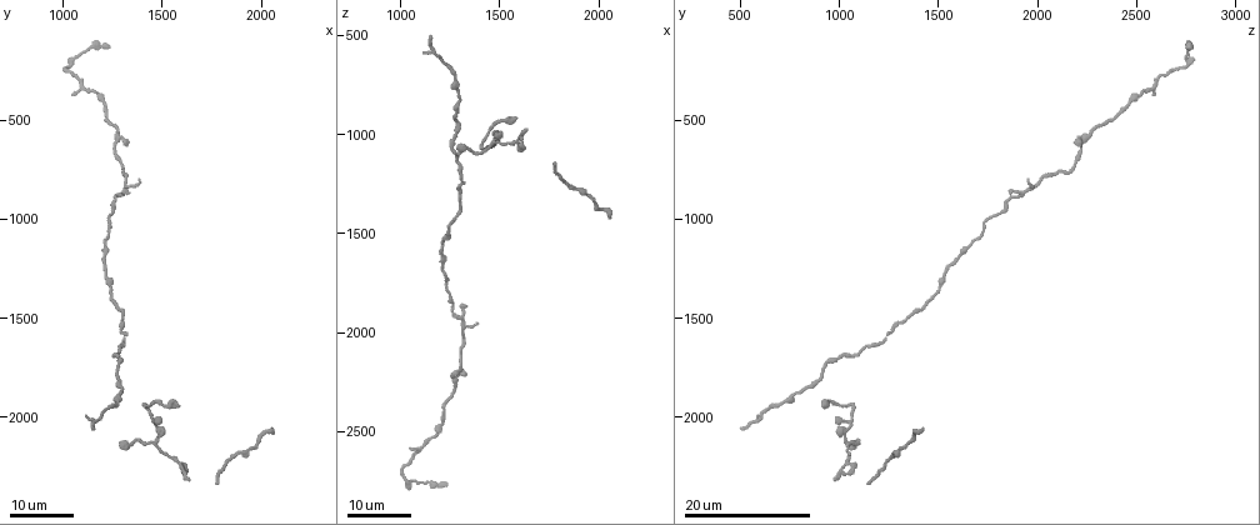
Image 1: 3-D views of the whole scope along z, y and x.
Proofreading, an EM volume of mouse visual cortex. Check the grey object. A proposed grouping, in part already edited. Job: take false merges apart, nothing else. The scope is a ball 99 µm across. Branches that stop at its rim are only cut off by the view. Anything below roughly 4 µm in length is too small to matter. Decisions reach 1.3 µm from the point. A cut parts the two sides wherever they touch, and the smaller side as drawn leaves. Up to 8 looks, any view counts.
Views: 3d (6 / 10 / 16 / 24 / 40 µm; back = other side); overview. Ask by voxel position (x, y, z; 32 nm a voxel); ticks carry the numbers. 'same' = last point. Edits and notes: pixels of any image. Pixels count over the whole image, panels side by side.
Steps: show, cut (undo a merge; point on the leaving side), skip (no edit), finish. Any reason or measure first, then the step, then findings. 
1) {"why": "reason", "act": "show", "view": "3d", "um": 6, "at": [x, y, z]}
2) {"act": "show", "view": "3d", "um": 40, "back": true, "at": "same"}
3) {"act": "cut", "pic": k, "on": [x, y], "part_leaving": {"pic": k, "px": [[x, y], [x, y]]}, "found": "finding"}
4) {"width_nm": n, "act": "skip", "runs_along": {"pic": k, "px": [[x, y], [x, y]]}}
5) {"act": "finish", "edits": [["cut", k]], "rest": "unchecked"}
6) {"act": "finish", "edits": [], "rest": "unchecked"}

{"why": "a fork", "act": "show", "view": "3d", "um": 16, "at": [1470, 2120, 1030]}

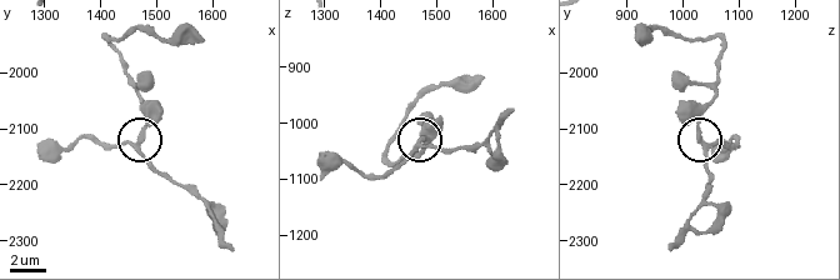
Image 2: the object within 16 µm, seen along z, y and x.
{"act": "show", "view": "3d", "um": 10, "at": [1465, 2130, 1045]}

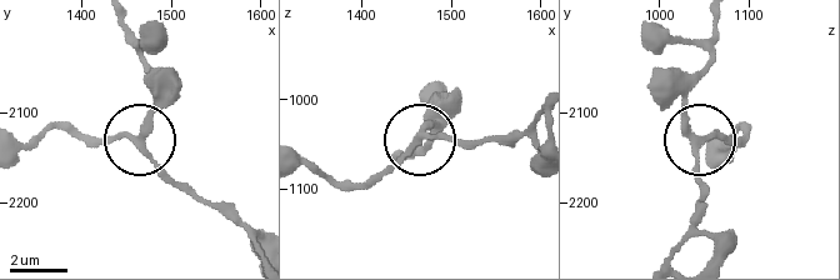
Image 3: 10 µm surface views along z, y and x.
{"arms": 3, "act": "skip", "found": "all the same neuron"}

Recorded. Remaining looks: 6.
{"why": "abrupt turn", "act": "show", "view": "3d", "um": 24, "at": [1410, 1930, 1050]}

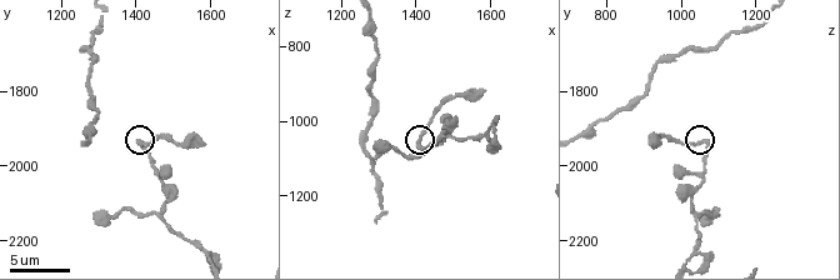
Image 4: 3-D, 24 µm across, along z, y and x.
{"act": "show", "view": "3d", "um": 10, "at": [1410, 1940, 1070]}

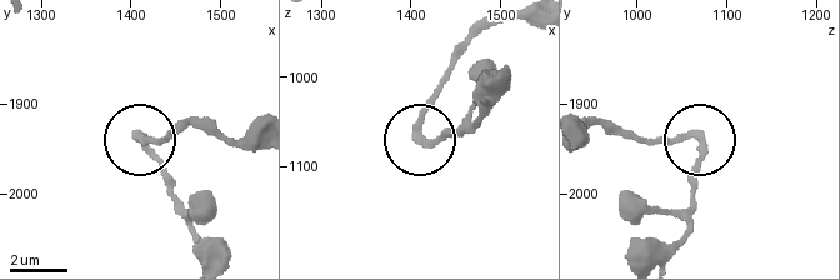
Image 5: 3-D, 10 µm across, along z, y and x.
{"act": "skip", "found": "all the same neuron"}

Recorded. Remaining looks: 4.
{"act": "show", "view": "3d", "um": 6, "at": [1280, 1830, 880]}

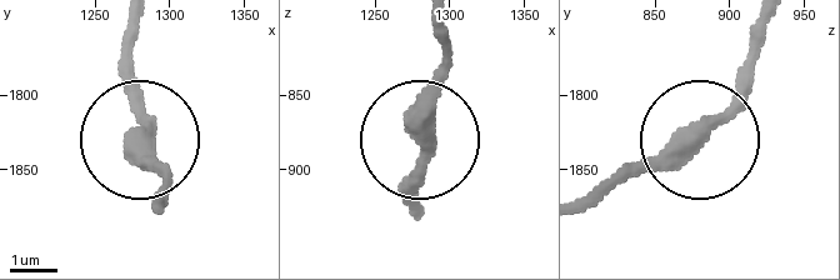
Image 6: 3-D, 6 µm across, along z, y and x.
{"act": "skip", "runs_along": {"pic": 6, "px": [[131, 23], [128, 95], [164, 198]]}, "found": "one neuron here"}

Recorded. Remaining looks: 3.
{"act": "show", "view": "3d", "um": 24, "at": [1240, 1410, 1460]}

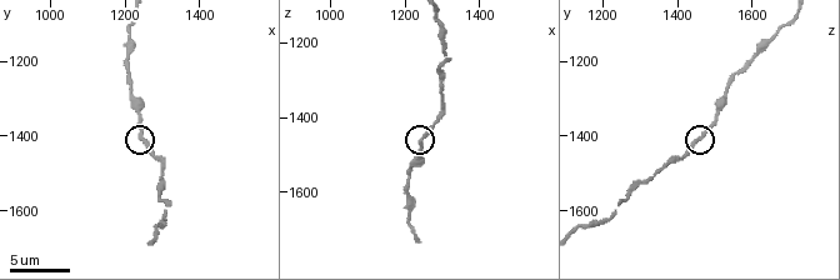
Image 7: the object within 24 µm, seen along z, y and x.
{"why": "zoom in", "act": "show", "view": "3d", "um": 10, "at": [1250, 1400, 1460]}

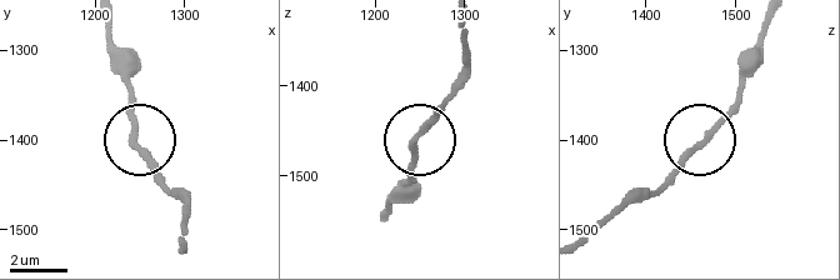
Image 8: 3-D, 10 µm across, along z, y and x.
{"act": "skip", "found": "one neuron here"}

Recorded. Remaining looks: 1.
{"act": "finish", "edits": [], "rest": "unchecked"}

